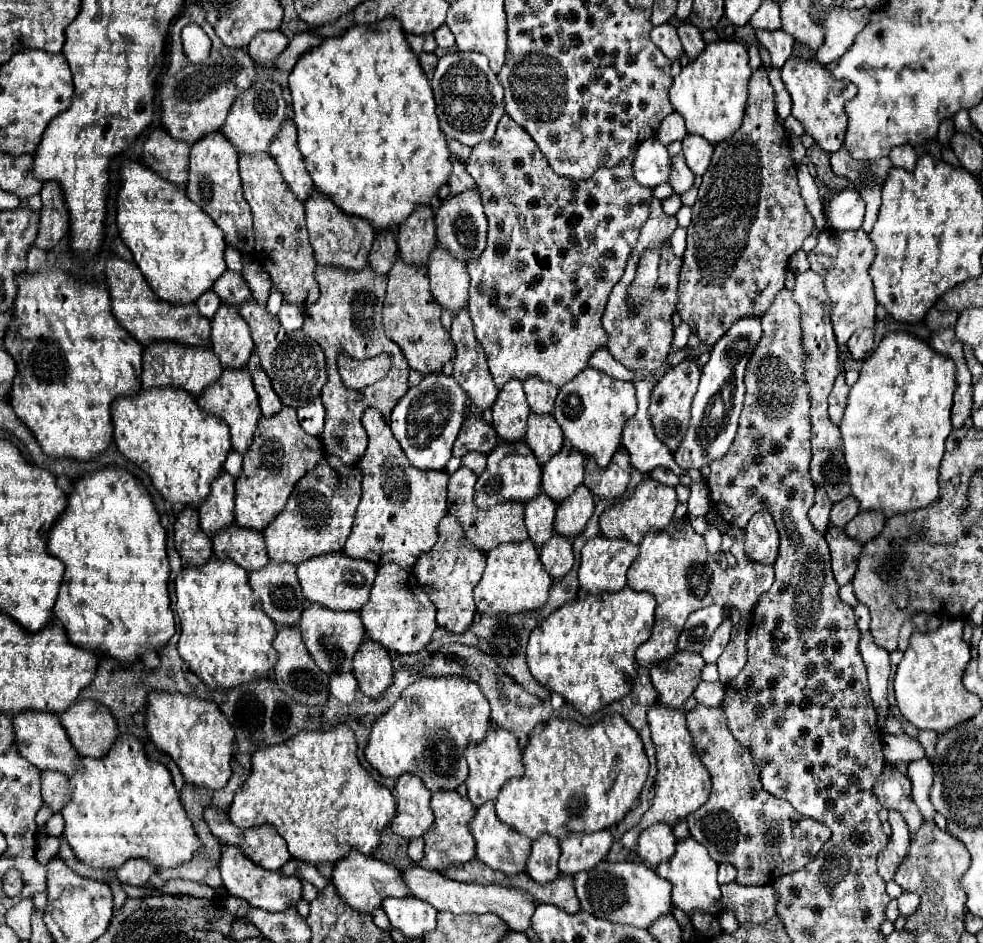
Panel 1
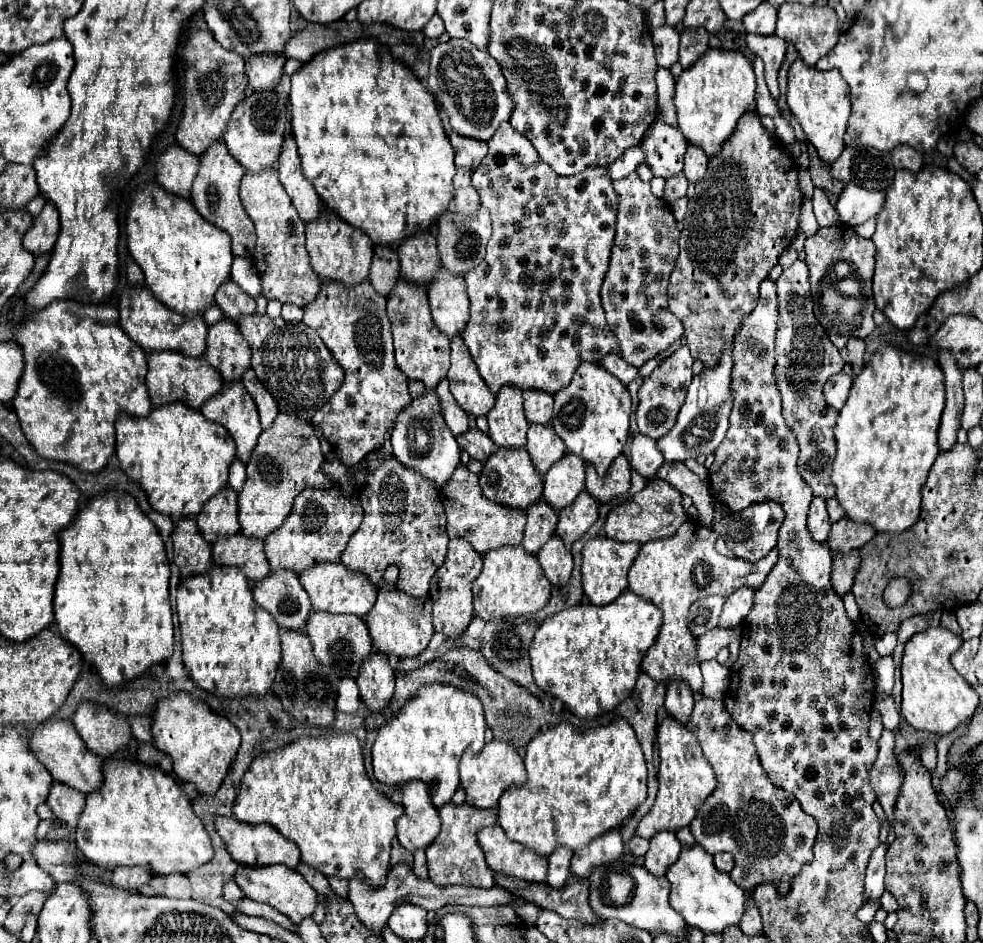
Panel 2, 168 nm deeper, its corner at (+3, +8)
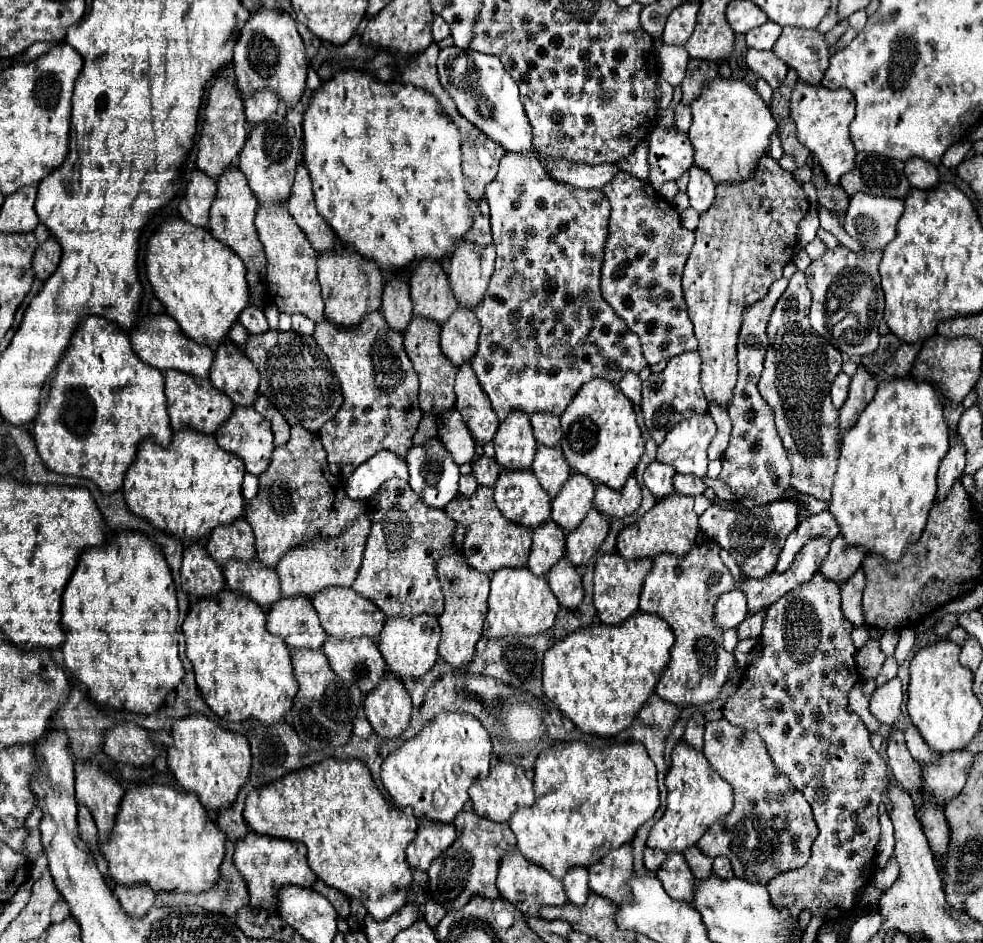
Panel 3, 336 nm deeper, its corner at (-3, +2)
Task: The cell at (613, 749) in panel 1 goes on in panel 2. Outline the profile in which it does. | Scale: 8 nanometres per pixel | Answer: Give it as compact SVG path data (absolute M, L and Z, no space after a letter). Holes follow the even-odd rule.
M617 719L607 727L587 731L561 723L545 733L539 733L527 745L525 767L529 775L527 783L507 789L499 799L499 825L511 841L529 847L543 857L551 855L557 847L577 851L589 845L591 839L621 827L621 823L629 819L647 797L647 765L641 745L637 743L637 735L633 735L633 729L629 723L625 723L625 719Z

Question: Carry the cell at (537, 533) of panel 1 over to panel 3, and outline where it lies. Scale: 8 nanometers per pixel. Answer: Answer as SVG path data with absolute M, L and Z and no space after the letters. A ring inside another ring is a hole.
M545 521L533 529L533 545L527 567L535 575L547 575L549 569L565 555L565 531L555 521Z

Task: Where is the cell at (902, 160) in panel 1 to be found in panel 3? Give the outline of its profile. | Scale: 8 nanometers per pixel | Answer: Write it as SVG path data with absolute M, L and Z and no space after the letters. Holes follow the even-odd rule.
M919 157L905 161L905 173L907 173L907 179L911 181L911 187L917 187L917 189L933 189L939 181L939 173L935 165Z

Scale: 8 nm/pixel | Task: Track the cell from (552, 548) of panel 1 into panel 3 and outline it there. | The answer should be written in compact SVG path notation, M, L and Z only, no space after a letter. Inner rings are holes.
M561 557L555 567L547 573L549 587L553 595L559 599L563 607L575 609L583 601L583 587L581 587L581 575L575 573L573 563L567 557Z

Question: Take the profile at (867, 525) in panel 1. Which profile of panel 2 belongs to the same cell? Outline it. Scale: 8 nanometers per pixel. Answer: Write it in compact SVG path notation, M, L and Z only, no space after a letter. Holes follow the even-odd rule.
M839 519L831 525L827 545L833 555L847 555L853 549L861 549L873 539L873 527L863 523L851 523L849 519Z

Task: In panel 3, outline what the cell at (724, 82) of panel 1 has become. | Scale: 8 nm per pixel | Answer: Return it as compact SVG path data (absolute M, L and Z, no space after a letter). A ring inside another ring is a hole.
M717 77L715 81L703 85L701 95L691 101L691 115L693 121L687 135L695 147L695 165L709 171L715 183L751 177L759 157L767 153L769 137L777 127L757 89L745 79L733 77Z

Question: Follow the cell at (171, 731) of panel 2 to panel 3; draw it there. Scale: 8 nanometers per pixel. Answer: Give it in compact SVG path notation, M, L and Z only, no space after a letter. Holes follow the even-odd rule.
M187 715L173 721L171 727L173 745L167 747L167 765L177 783L199 797L205 809L219 811L231 805L247 781L251 771L249 743L241 733L231 733L219 727L205 715Z

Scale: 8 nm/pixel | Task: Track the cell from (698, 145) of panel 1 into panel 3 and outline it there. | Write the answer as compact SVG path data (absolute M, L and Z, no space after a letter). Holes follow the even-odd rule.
M693 165L689 169L689 187L687 187L687 195L691 199L691 207L697 211L697 213L703 213L711 207L713 199L715 199L715 183L711 181L709 173L703 173L701 167Z

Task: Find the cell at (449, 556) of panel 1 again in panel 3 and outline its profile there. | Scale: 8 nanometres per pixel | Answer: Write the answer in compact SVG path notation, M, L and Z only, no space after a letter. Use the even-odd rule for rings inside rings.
M461 553L443 557L437 565L437 575L445 595L445 611L439 615L439 625L441 625L439 655L453 667L461 667L473 659L475 645L481 637L481 627L487 615L489 575L473 569Z

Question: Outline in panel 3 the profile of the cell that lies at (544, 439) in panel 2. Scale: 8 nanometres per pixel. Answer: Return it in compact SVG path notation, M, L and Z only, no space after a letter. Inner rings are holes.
M539 445L531 469L537 475L541 487L549 495L557 495L559 489L561 489L561 485L571 475L571 467L569 467L569 463L567 463L561 447Z

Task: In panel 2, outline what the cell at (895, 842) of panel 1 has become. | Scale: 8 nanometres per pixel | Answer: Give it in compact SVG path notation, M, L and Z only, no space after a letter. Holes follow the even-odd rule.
M881 843L869 857L869 865L867 865L867 873L865 873L865 899L867 901L879 901L885 891L885 887L883 887L885 851L887 851L887 845Z

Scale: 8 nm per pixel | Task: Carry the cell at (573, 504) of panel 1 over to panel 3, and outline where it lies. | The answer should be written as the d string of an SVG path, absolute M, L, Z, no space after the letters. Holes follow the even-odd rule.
M591 509L587 517L567 533L567 557L573 565L585 565L599 551L607 531L607 519L597 509Z

